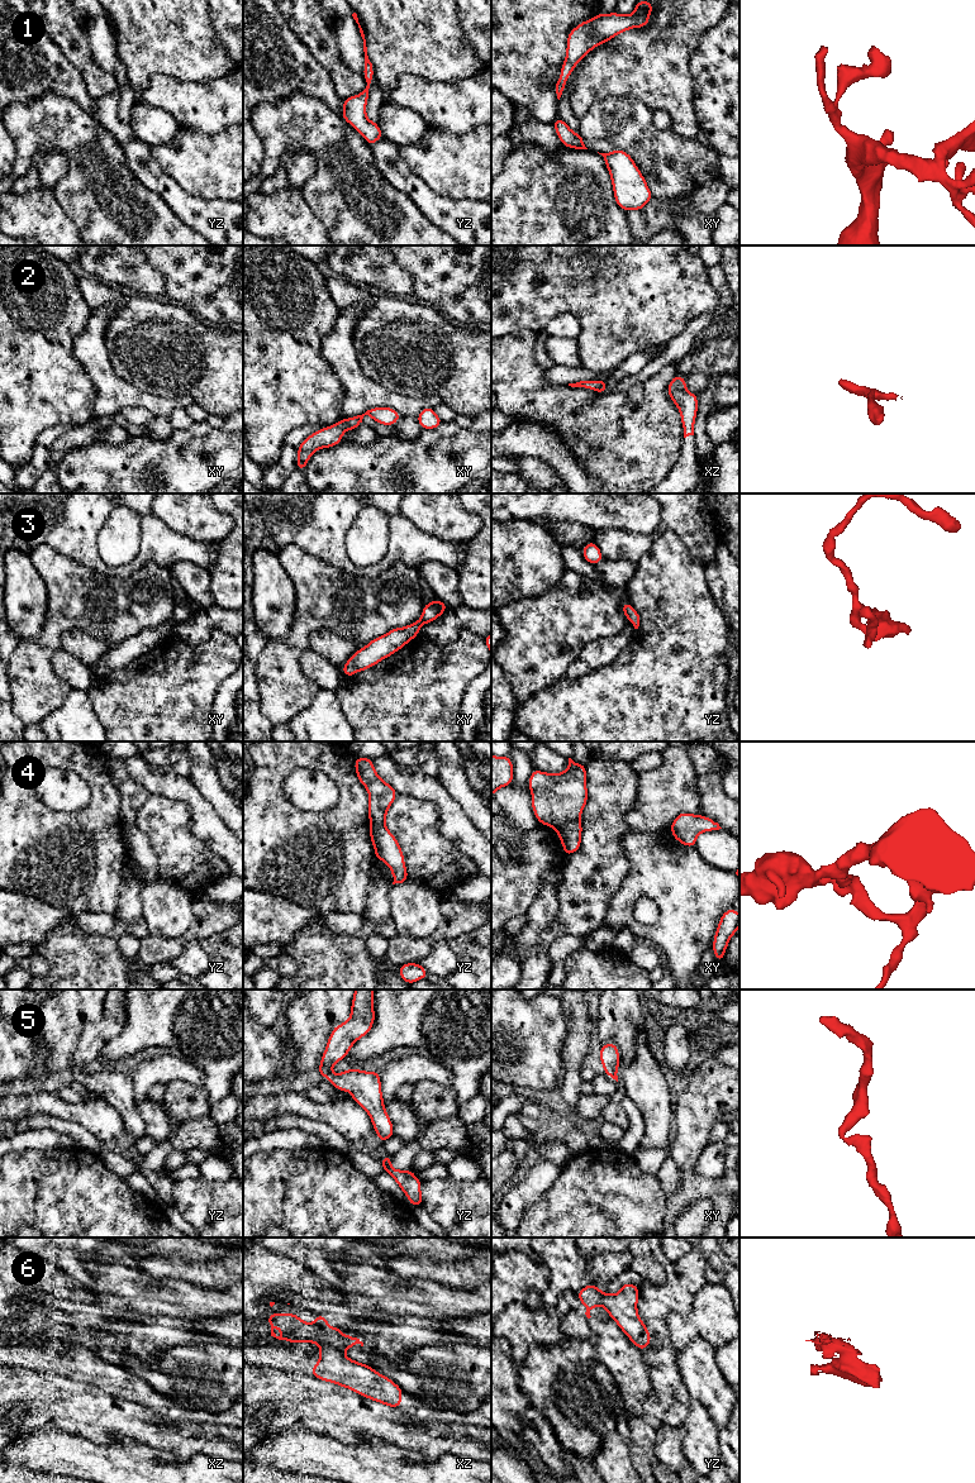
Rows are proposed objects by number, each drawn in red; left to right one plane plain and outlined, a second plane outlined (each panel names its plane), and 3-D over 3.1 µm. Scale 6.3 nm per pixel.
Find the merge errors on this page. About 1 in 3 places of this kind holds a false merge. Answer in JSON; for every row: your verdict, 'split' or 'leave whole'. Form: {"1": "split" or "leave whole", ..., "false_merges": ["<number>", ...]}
{"1": "leave whole", "2": "leave whole", "3": "leave whole", "4": "split", "5": "leave whole", "6": "split", "false_merges": ["4", "6"]}

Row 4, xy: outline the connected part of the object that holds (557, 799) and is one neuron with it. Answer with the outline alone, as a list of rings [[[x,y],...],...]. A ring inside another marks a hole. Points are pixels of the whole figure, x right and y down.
[[[569,758],[567,769],[562,773],[533,769],[528,786],[532,792],[532,809],[538,822],[558,830],[570,821],[580,820],[588,802],[586,766]]]

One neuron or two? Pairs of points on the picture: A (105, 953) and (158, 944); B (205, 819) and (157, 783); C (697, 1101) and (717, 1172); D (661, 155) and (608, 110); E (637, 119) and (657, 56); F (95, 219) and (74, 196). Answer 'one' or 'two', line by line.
A: two
B: one
C: two
D: one
E: two
F: one

